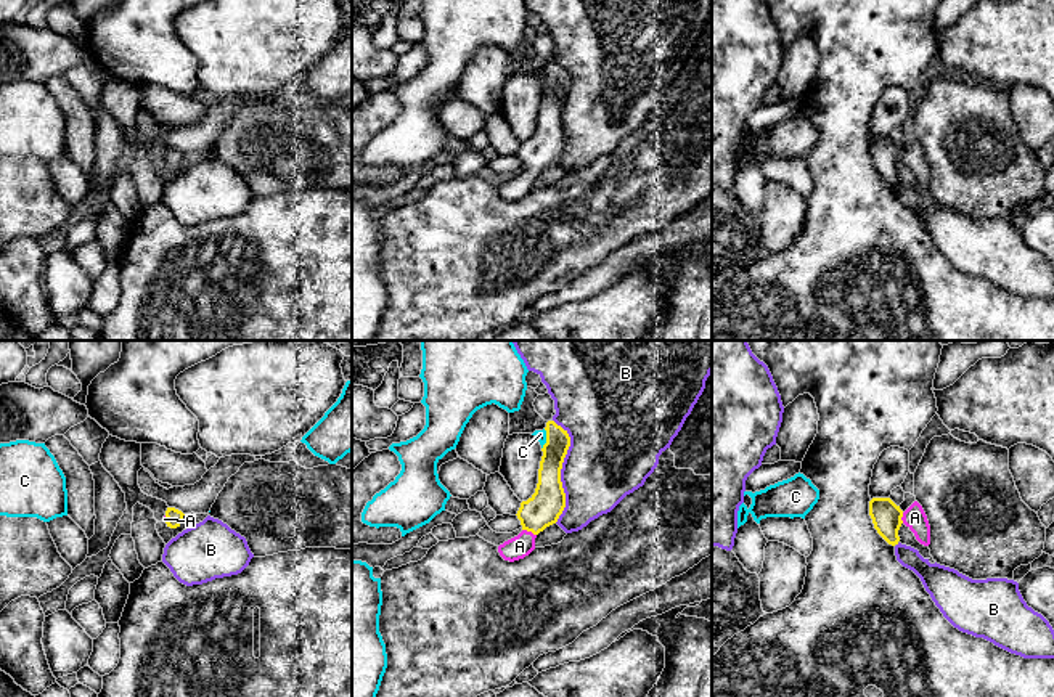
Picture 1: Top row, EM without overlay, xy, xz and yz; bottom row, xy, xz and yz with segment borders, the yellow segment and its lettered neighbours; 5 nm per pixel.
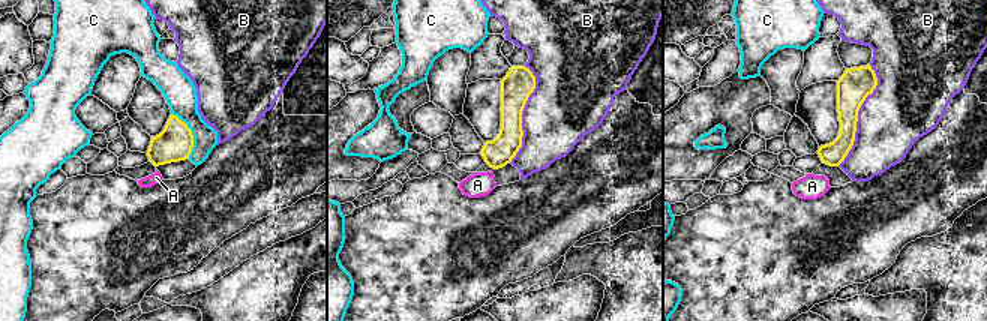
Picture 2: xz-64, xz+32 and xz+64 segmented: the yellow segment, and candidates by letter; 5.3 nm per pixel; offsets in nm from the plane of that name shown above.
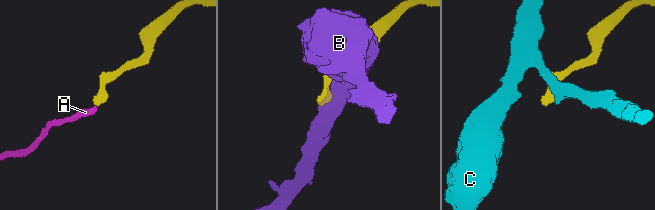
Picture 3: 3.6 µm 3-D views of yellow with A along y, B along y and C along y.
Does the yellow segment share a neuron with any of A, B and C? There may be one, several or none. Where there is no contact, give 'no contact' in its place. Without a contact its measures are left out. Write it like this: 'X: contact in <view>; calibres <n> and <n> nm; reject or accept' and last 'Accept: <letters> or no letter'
A: contact in xz; calibres 170 and 120 nm; accept
B: contact in xz; calibres 170 and 400 nm; reject
C: contact in xz; calibres 130 and 50 nm; reject
Accept: A

